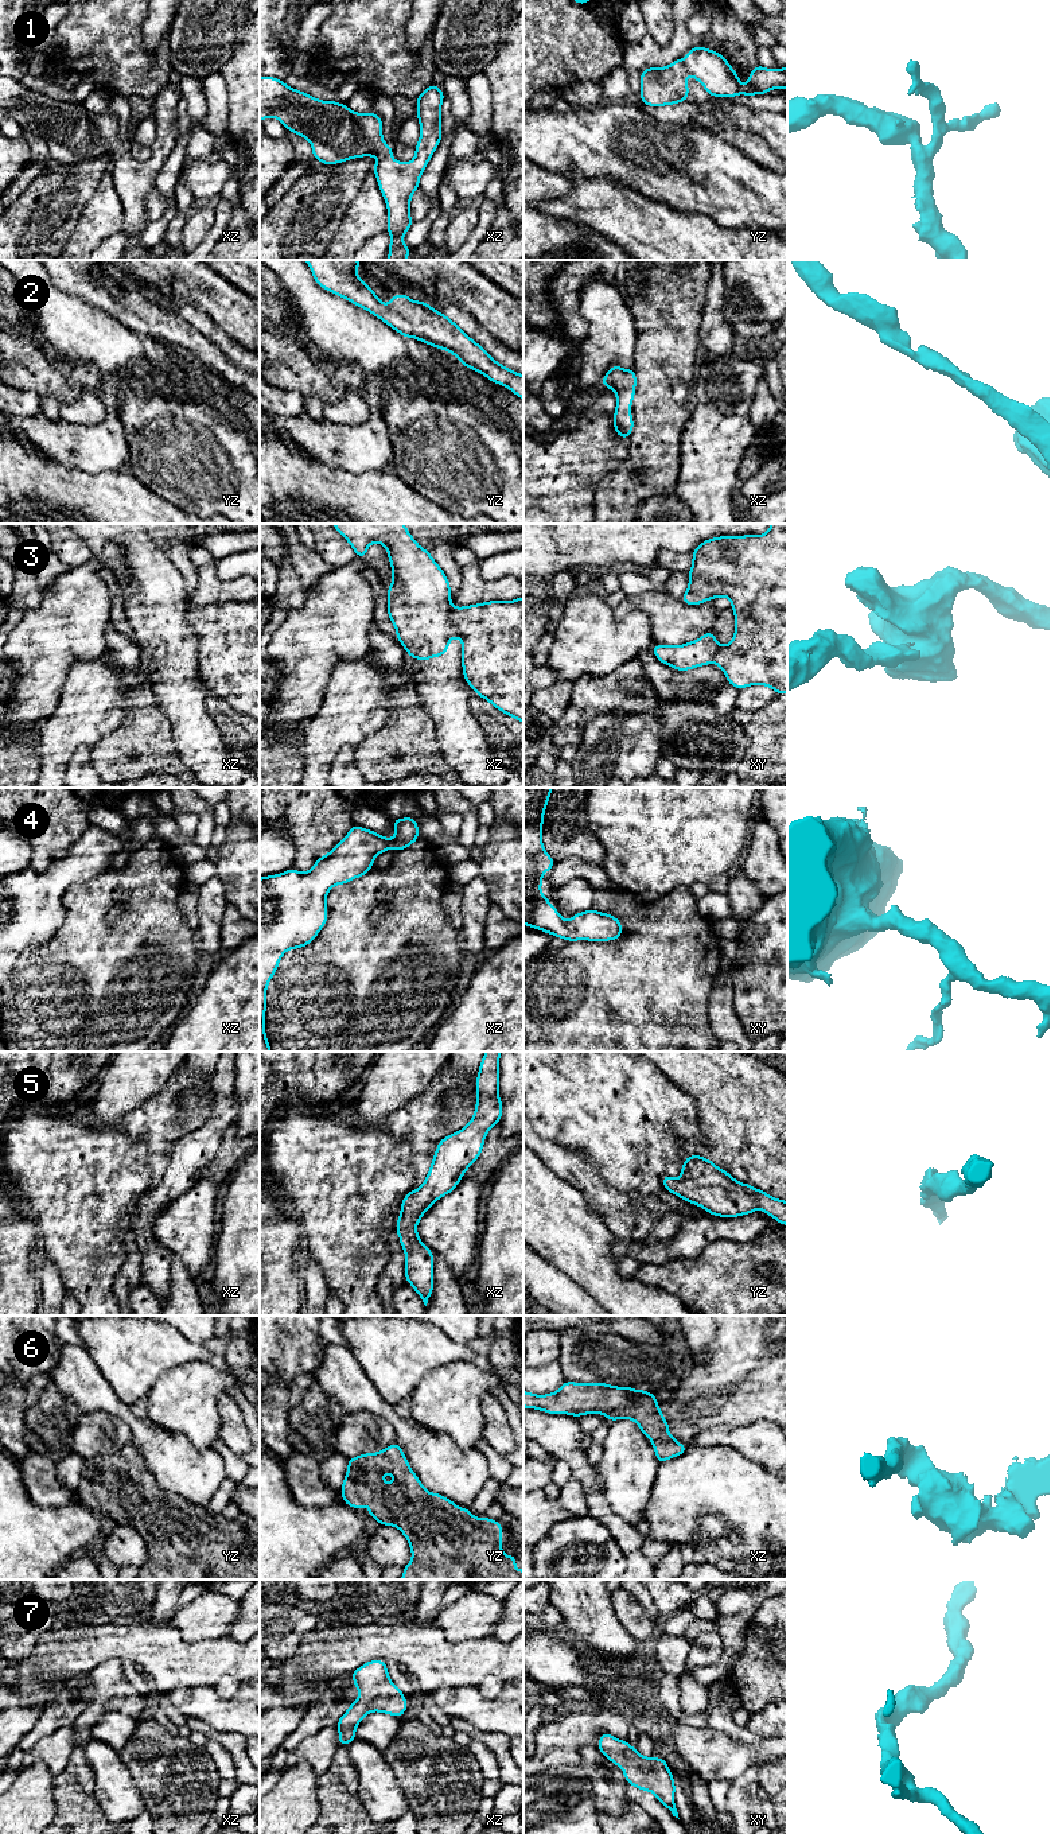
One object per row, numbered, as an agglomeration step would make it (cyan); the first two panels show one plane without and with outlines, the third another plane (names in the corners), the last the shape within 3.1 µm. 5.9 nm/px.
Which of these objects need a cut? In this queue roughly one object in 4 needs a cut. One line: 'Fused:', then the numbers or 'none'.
Fused: 3

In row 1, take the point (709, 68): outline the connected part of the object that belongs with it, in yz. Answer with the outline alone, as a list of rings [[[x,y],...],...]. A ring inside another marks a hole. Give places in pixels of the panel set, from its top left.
[[[697,46],[690,48],[685,58],[666,67],[649,67],[641,73],[642,102],[663,106],[686,101],[688,73],[700,81],[712,97],[754,96],[766,94],[770,89],[787,89],[787,65],[783,70],[758,65],[747,79],[747,88],[743,89],[736,71],[720,53]]]

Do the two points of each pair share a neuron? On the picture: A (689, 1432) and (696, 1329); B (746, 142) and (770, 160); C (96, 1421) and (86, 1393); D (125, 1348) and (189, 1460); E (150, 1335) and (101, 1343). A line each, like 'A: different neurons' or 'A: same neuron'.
A: different neurons
B: same neuron
C: different neurons
D: different neurons
E: same neuron

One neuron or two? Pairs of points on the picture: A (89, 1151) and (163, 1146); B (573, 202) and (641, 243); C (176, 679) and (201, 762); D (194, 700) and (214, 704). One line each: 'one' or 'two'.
A: two
B: one
C: one
D: two

